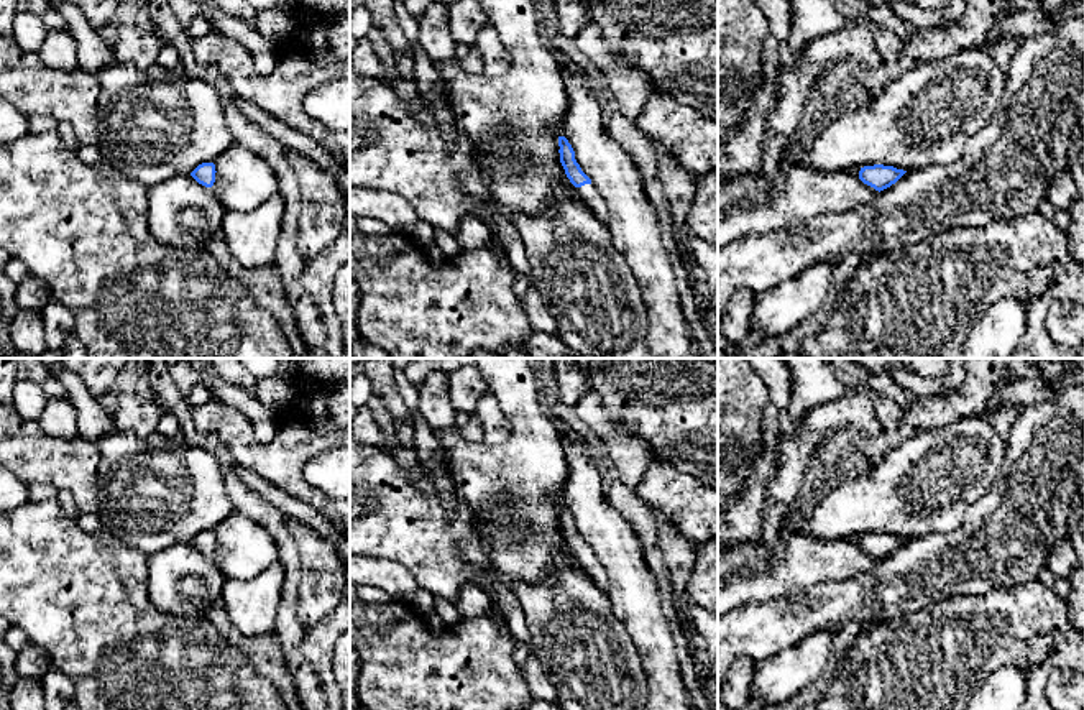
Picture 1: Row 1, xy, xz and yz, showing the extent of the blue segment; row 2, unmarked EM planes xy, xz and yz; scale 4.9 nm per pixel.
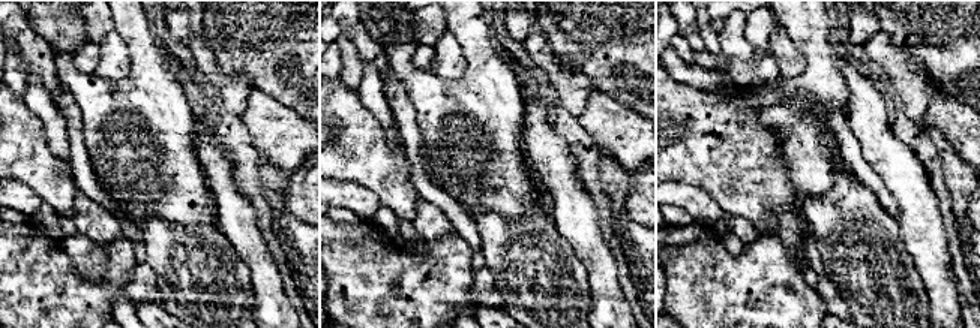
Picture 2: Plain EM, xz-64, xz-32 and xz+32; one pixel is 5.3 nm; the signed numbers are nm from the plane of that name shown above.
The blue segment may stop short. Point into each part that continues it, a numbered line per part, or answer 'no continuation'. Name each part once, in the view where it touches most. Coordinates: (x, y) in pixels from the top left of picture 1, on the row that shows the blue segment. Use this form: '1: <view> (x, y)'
1: xz (588, 193)

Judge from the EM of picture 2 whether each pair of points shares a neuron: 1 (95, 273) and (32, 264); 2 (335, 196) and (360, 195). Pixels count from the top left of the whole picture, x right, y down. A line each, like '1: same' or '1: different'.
1: different
2: same

